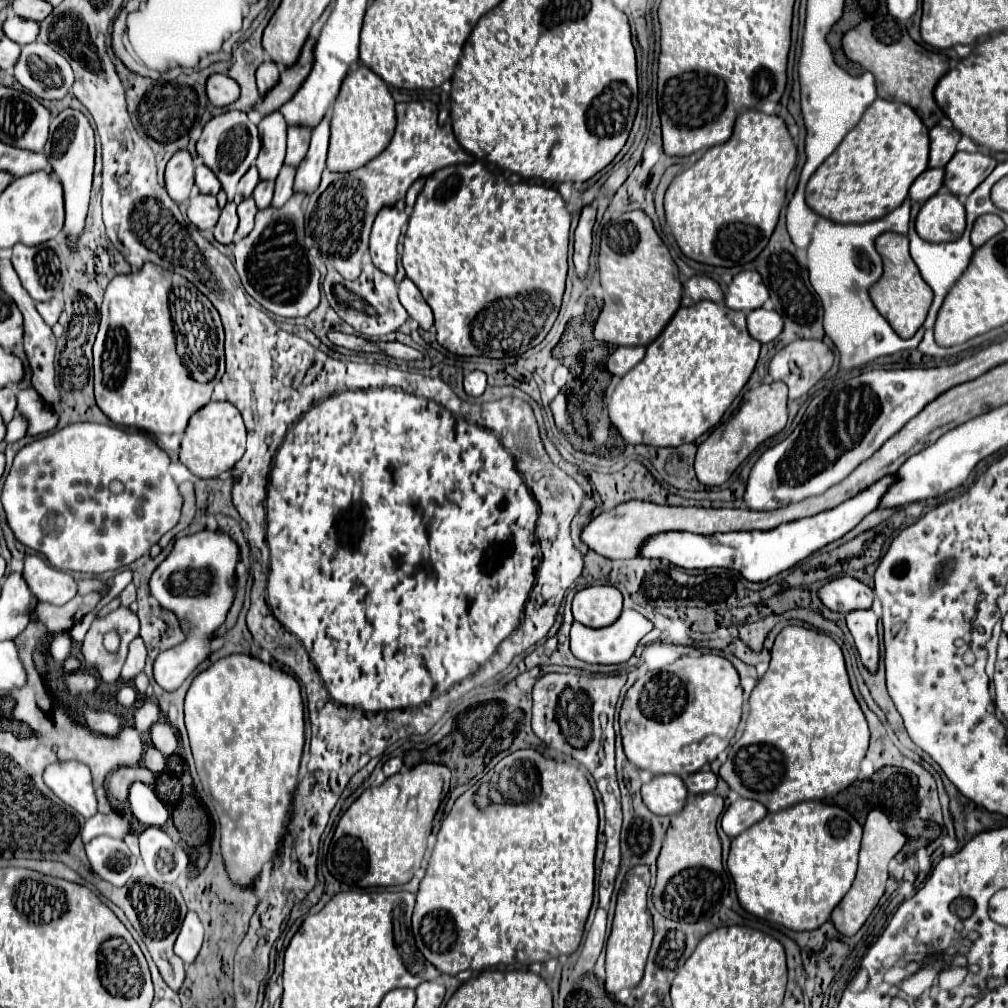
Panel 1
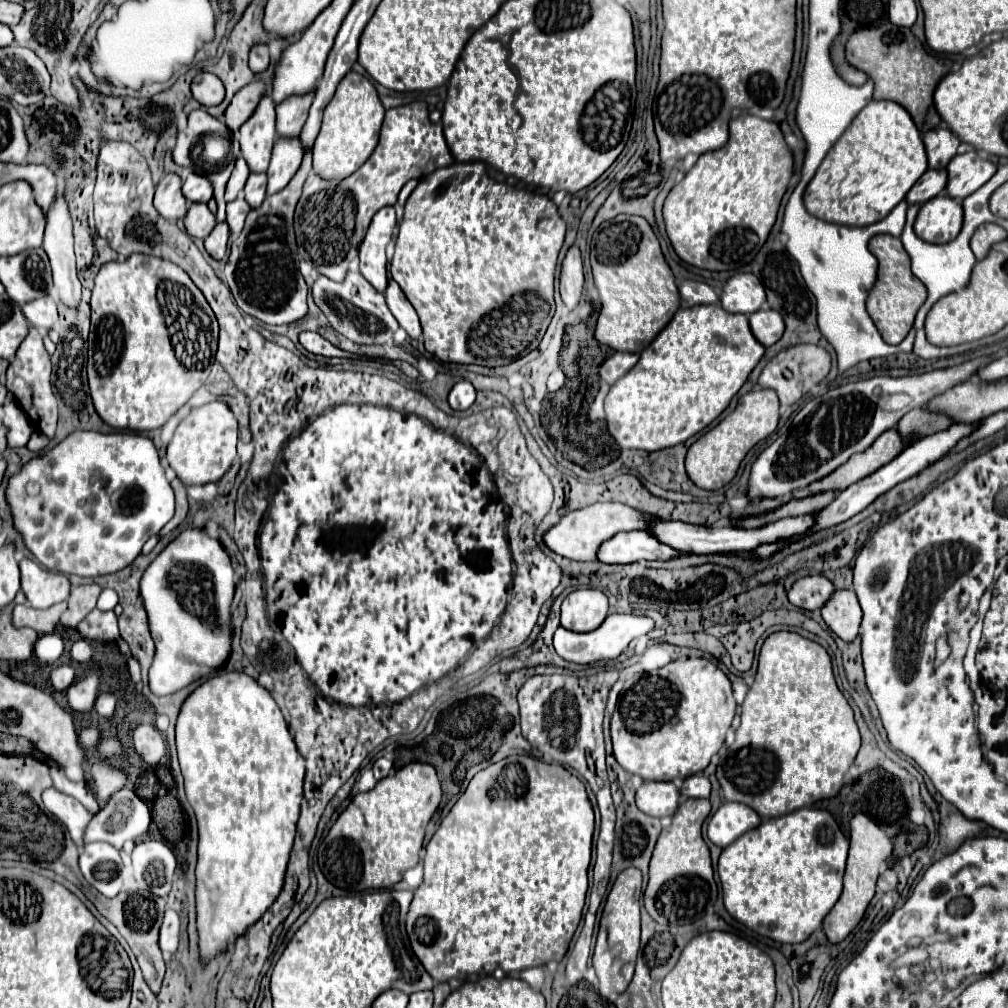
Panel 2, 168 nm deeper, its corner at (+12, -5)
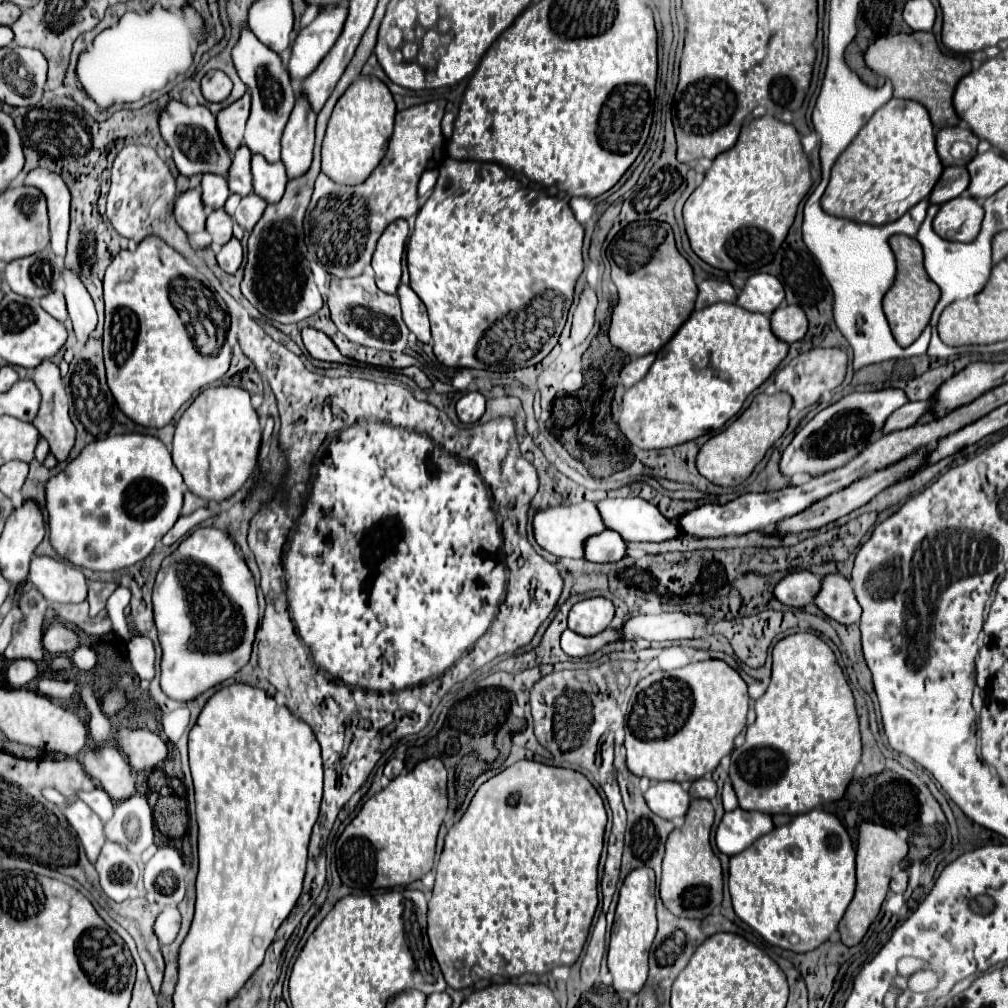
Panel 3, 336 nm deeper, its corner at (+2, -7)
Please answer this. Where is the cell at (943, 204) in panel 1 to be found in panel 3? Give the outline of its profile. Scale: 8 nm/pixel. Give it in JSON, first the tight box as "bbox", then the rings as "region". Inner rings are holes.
{"bbox":[933,190,983,242],"region":[[[965,190],[963,194],[945,202],[935,220],[933,220],[933,230],[943,238],[943,240],[953,240],[953,242],[971,242],[979,234],[983,220],[983,206],[979,200],[971,198]]]}

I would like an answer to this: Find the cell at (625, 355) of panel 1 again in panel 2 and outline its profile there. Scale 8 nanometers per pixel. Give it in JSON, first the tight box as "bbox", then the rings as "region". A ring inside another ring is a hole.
{"bbox":[599,352,639,386],"region":[[[615,352],[611,358],[607,358],[601,368],[599,374],[601,378],[611,386],[615,384],[621,376],[625,376],[639,360],[639,354],[627,354],[627,352]]]}

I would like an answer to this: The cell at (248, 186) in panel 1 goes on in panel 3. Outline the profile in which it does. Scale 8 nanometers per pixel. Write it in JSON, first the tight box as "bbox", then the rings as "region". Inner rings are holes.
{"bbox":[229,146,253,196],"region":[[[241,146],[235,152],[235,160],[229,172],[229,188],[239,196],[247,196],[253,190],[253,176],[251,176],[251,150]]]}

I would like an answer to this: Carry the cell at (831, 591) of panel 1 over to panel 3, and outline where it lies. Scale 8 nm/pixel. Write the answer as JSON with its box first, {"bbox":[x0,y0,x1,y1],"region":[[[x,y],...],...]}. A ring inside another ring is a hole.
{"bbox":[775,570,821,608],"region":[[[801,570],[781,580],[775,586],[775,596],[787,606],[805,608],[807,604],[813,604],[819,590],[821,590],[821,578],[807,570]]]}

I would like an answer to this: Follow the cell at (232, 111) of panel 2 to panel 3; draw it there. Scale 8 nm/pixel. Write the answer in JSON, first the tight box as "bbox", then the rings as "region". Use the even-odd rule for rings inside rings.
{"bbox":[217,92,251,152],"region":[[[247,92],[243,98],[239,98],[229,108],[217,114],[219,132],[223,136],[223,142],[227,142],[227,148],[231,148],[231,152],[235,152],[243,144],[243,130],[249,118],[249,110],[251,110],[251,94]]]}

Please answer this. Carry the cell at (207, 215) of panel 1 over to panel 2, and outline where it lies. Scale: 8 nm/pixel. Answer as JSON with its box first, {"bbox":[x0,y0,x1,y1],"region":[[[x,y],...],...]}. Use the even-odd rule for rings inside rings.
{"bbox":[185,204,217,238],"region":[[[191,204],[185,216],[185,228],[193,238],[207,238],[215,228],[217,220],[207,208],[207,204]]]}

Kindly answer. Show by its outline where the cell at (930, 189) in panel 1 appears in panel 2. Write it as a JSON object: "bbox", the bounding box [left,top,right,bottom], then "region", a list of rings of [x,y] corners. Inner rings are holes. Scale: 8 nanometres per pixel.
{"bbox":[907,170,947,204],"region":[[[927,170],[917,184],[909,190],[907,202],[909,204],[925,204],[933,196],[937,196],[947,186],[947,170]]]}

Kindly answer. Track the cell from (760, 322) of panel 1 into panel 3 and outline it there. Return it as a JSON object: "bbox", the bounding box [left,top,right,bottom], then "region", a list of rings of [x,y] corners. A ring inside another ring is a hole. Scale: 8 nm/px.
{"bbox":[769,306,807,344],"region":[[[781,306],[771,314],[769,320],[773,334],[787,344],[801,340],[807,332],[807,318],[799,306]]]}

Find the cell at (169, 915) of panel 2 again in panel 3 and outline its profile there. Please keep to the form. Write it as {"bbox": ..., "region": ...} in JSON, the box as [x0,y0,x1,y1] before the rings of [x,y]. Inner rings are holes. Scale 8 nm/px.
{"bbox":[155,906,181,944],"region":[[[167,906],[159,914],[159,918],[155,922],[155,934],[157,934],[159,942],[161,944],[171,944],[177,938],[179,928],[181,928],[181,914],[179,914],[179,910],[175,906]]]}

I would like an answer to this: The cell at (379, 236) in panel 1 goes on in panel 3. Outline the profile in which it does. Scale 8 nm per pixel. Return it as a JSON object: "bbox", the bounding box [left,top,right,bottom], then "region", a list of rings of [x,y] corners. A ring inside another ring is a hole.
{"bbox":[371,220,407,294],"region":[[[393,220],[379,238],[373,254],[371,266],[375,270],[375,282],[387,294],[395,294],[401,280],[401,258],[407,230],[407,220]]]}

